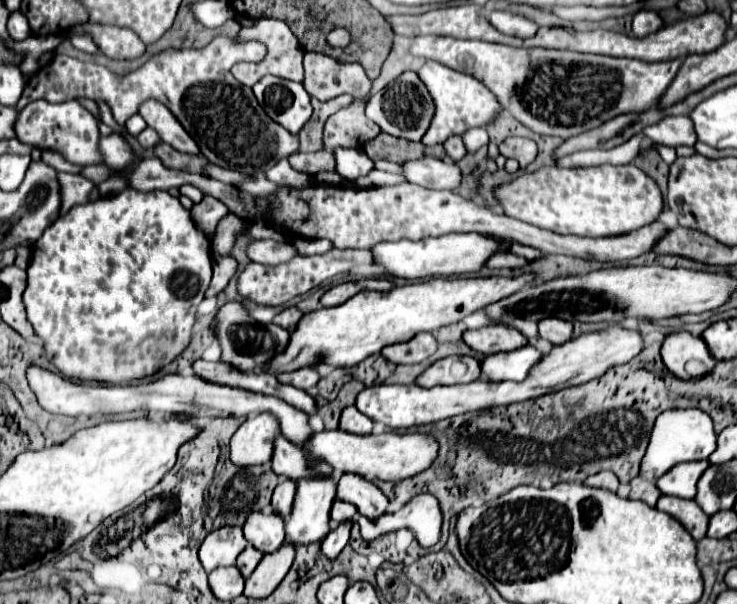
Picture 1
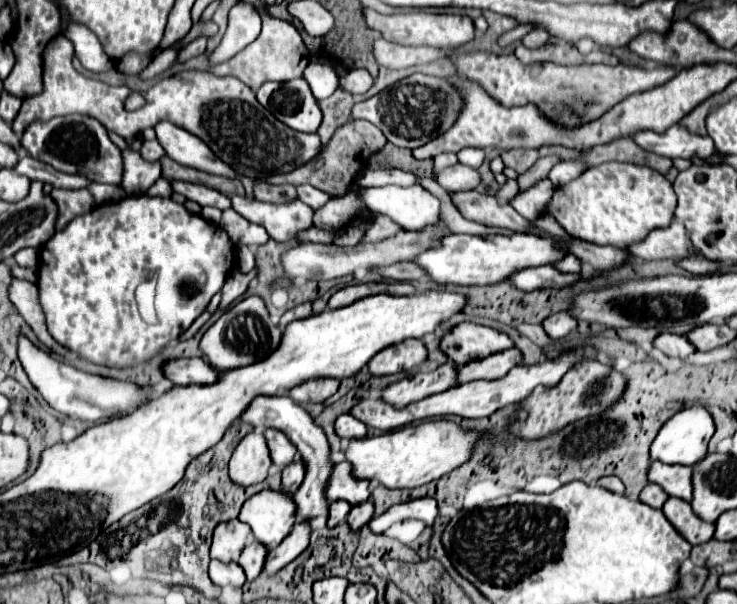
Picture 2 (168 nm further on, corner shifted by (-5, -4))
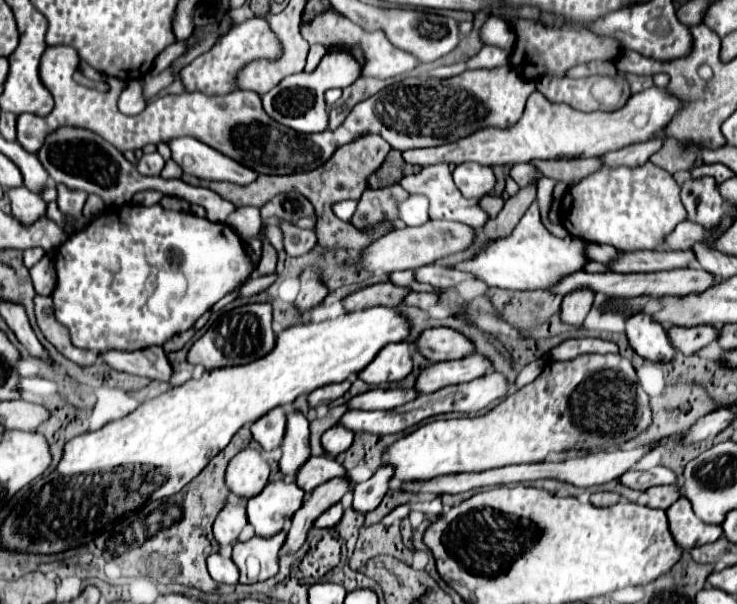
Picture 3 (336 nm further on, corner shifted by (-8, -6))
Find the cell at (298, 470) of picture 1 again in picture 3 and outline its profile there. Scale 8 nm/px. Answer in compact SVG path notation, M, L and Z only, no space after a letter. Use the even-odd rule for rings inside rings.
M275 408L275 410L267 412L265 416L261 416L261 418L251 426L253 440L259 442L263 450L273 450L273 448L281 446L283 432L285 432L285 424L287 424L285 412L283 412L281 408Z

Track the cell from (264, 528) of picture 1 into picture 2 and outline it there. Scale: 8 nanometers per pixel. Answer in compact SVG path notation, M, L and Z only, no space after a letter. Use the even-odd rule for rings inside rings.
M264 490L244 502L238 518L248 524L254 538L270 550L292 532L296 524L292 522L292 510L296 510L296 504L284 492Z

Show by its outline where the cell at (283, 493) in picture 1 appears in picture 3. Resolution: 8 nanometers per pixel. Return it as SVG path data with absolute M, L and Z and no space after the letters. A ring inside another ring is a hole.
M293 410L287 416L287 430L283 436L281 450L283 450L283 456L279 460L281 472L289 478L295 478L299 464L303 464L303 460L311 456L309 454L309 422L299 410Z

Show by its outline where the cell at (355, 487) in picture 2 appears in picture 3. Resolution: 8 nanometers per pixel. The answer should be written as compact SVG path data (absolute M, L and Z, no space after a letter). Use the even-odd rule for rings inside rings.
M311 456L299 470L297 470L297 486L303 488L307 494L313 492L319 484L337 478L337 476L347 476L345 468L337 464L337 460L331 460L327 456Z

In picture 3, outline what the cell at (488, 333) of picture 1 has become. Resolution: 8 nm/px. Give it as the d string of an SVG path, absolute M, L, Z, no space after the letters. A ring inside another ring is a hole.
M427 328L419 334L415 346L429 362L459 360L473 352L473 344L451 328Z

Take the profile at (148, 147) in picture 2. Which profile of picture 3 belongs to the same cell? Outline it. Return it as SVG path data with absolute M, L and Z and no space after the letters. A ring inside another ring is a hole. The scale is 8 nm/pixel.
M159 152L155 154L143 154L143 158L137 162L137 170L143 176L159 176L163 170L163 158L159 156Z

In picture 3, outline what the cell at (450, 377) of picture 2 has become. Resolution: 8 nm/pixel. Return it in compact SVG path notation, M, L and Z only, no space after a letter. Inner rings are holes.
M369 390L365 394L359 394L347 402L347 410L391 410L397 406L403 406L405 402L415 400L419 394L411 390Z

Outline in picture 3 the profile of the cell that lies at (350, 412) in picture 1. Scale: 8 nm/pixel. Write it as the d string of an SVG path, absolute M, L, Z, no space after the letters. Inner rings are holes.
M339 424L333 426L333 428L329 428L321 436L321 446L323 446L325 454L331 456L331 458L335 458L341 452L345 452L351 446L351 442L353 442L353 432L347 430L347 428L343 428L343 426L339 426Z

